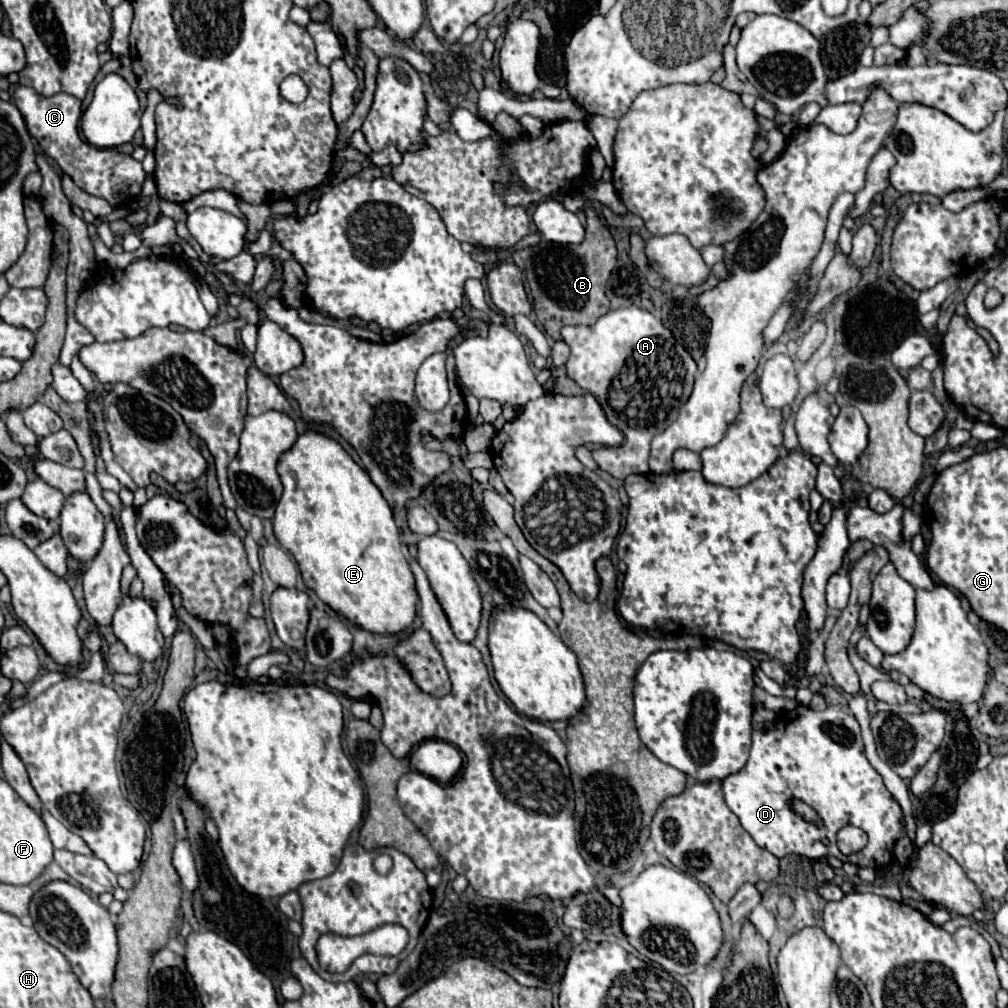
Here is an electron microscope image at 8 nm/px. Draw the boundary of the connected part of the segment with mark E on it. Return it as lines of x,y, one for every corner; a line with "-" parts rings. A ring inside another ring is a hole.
304,431
294,445
278,459
278,475
284,493
272,519
278,543
290,551
300,567
302,579
324,603
344,615
354,625
372,633
398,633
416,615
416,585
410,565
400,549
400,531
388,501
372,483
368,473
344,451
344,447
324,433

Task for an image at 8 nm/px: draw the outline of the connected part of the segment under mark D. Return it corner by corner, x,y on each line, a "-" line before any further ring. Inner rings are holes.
798,705
780,715
774,727
754,731
746,765
738,773
728,775
722,781
722,789
726,805
738,815
756,845
778,859
790,853
808,859
832,855
840,861
872,869
886,867
894,859
894,843
902,833
902,809
886,789
878,771
868,763
858,721
836,705
824,711
-
792,799
810,805
822,819
822,825
800,817
790,807
-
846,825
866,831
868,845
864,851
844,855
836,847
836,833
-
824,839
830,845
824,845

